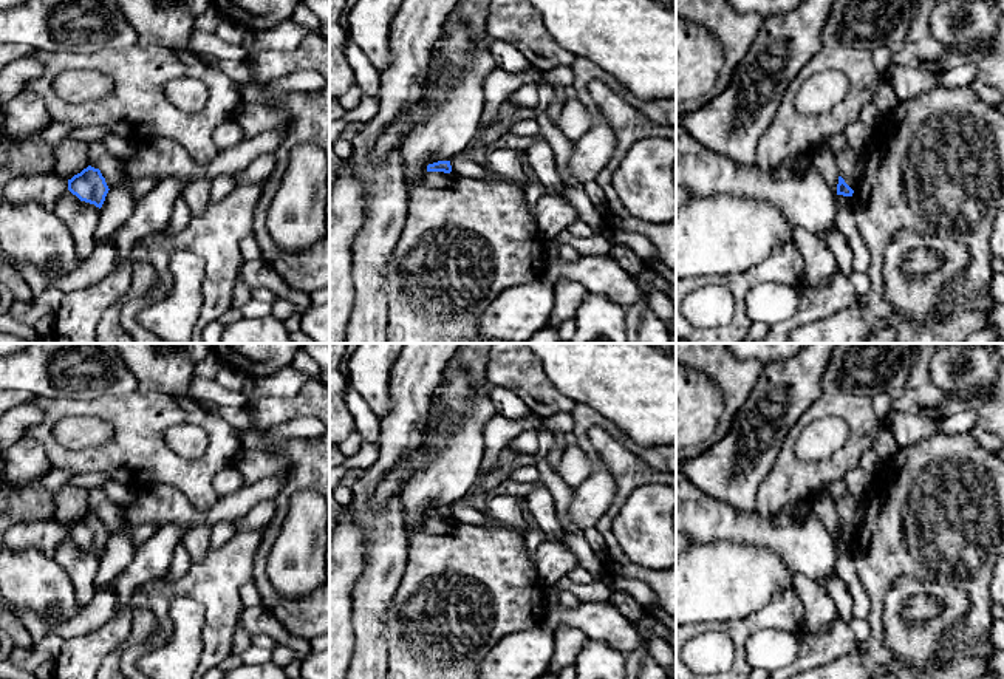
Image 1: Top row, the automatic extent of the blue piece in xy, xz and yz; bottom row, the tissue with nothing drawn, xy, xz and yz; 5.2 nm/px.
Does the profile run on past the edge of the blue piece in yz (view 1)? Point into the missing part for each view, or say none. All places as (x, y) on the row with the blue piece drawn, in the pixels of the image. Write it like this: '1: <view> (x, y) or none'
1: none

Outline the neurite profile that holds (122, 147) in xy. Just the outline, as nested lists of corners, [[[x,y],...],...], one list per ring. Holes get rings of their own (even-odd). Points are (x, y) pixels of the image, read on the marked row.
[[[114,135],[107,136],[102,144],[110,153],[124,159],[131,159],[136,155],[139,145],[139,142],[135,139],[119,138]]]

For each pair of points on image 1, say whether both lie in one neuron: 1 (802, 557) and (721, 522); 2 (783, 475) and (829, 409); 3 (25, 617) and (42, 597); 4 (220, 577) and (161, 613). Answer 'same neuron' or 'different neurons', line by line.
1: same neuron
2: same neuron
3: different neurons
4: same neuron

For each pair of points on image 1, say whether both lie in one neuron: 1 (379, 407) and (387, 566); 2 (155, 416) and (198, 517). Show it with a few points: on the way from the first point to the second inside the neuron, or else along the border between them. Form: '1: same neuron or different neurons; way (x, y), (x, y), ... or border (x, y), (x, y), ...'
1: different neurons; border (389, 381), (389, 409), (379, 416)
2: different neurons; border (167, 486), (174, 486), (201, 511), (220, 497)

